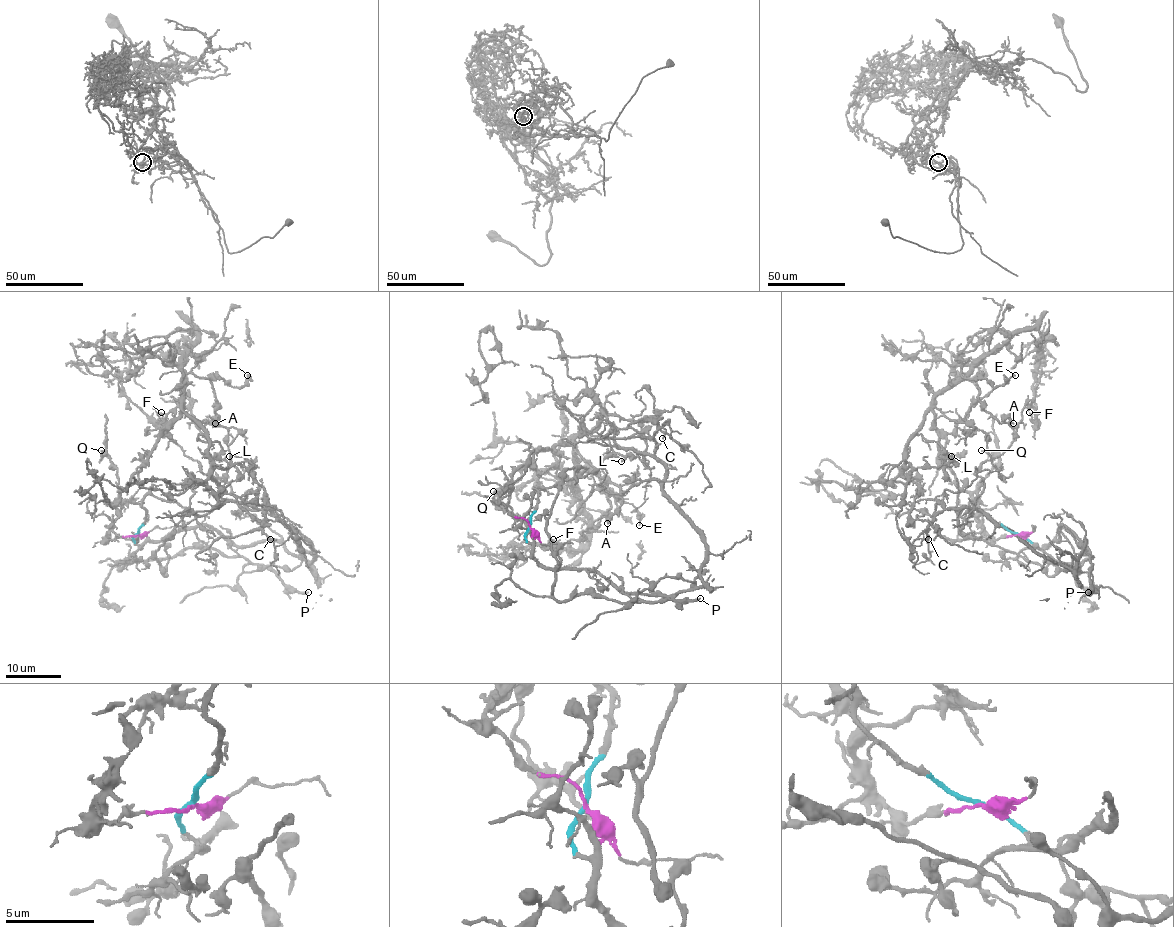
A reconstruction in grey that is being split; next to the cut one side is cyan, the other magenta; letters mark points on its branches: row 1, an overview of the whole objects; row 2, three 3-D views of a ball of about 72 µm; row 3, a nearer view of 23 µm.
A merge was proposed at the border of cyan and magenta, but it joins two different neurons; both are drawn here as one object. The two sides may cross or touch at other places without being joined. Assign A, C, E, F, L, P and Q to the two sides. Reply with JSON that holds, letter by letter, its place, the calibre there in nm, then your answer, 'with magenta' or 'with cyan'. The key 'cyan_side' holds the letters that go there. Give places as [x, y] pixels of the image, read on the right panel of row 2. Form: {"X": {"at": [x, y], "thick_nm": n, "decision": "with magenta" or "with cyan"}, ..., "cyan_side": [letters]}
{"A": {"at": [1013, 423], "thick_nm": 160, "decision": "with magenta"}, "C": {"at": [928, 539], "thick_nm": 140, "decision": "with cyan"}, "E": {"at": [1015, 375], "thick_nm": 140, "decision": "with magenta"}, "F": {"at": [1029, 412], "thick_nm": 170, "decision": "with magenta"}, "L": {"at": [951, 456], "thick_nm": 130, "decision": "with magenta"}, "P": {"at": [1088, 592], "thick_nm": 240, "decision": "with cyan"}, "Q": {"at": [981, 450], "thick_nm": 130, "decision": "with magenta"}, "cyan_side": ["C", "P"]}

